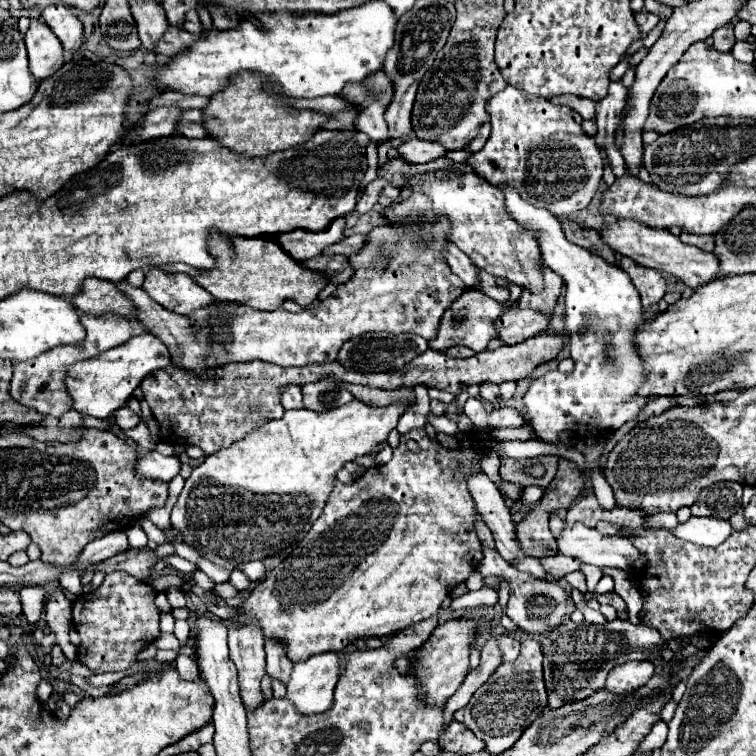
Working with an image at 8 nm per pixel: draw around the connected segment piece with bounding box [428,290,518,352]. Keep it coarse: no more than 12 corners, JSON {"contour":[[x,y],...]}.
{"contour":[[482,290],[464,292],[444,312],[430,348],[482,352],[496,320],[518,304]]}

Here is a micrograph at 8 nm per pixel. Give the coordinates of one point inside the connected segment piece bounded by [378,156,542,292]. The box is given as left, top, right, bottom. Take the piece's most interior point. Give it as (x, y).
(479, 226)

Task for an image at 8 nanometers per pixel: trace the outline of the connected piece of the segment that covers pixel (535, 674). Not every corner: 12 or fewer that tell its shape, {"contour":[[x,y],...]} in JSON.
{"contour":[[524,640],[454,720],[500,754],[546,708],[542,646]]}

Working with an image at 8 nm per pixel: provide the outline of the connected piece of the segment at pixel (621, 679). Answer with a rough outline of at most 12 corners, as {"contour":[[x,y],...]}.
{"contour":[[650,660],[612,668],[604,688],[616,694],[650,680]]}

